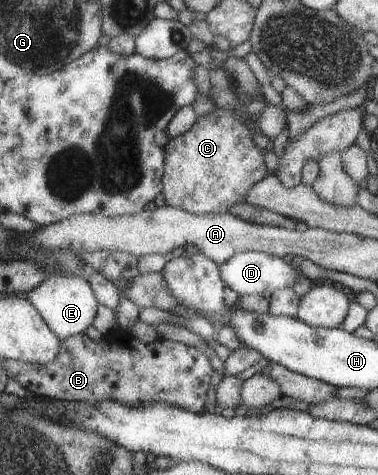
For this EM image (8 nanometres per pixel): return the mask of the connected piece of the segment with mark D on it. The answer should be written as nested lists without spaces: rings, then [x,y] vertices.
[[[258,251],[239,252],[219,265],[222,282],[240,295],[262,295],[264,291],[274,292],[285,287],[293,287],[301,275],[301,269],[293,267],[282,257],[275,257]]]

